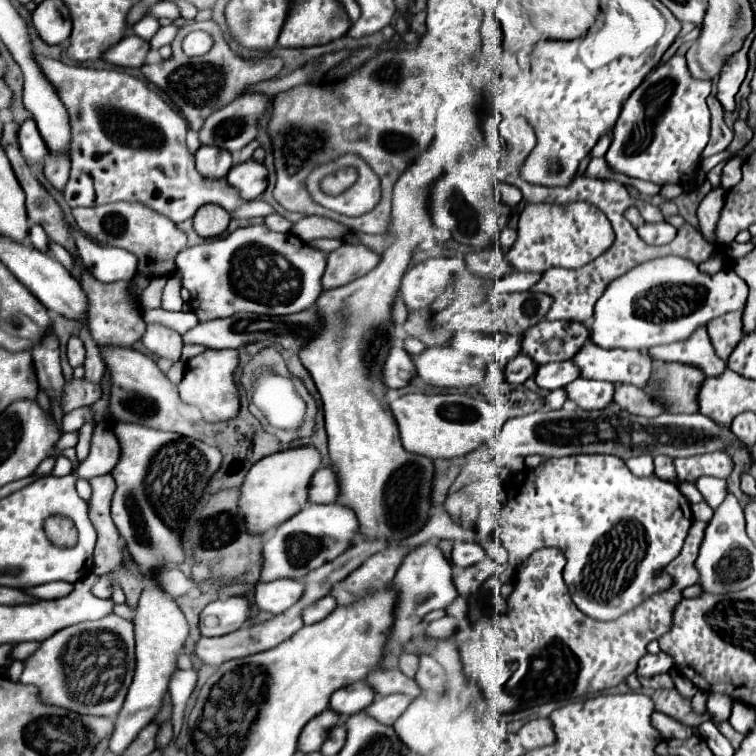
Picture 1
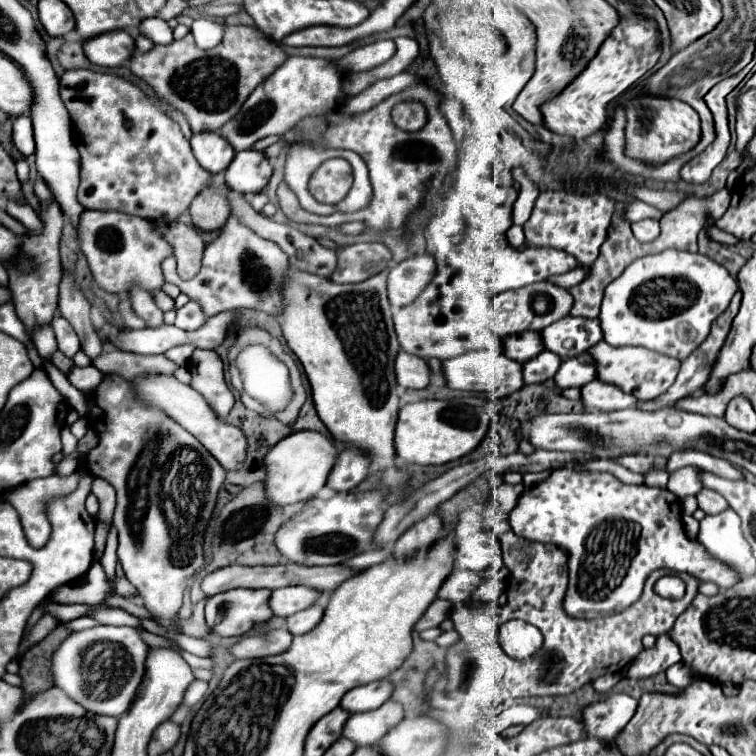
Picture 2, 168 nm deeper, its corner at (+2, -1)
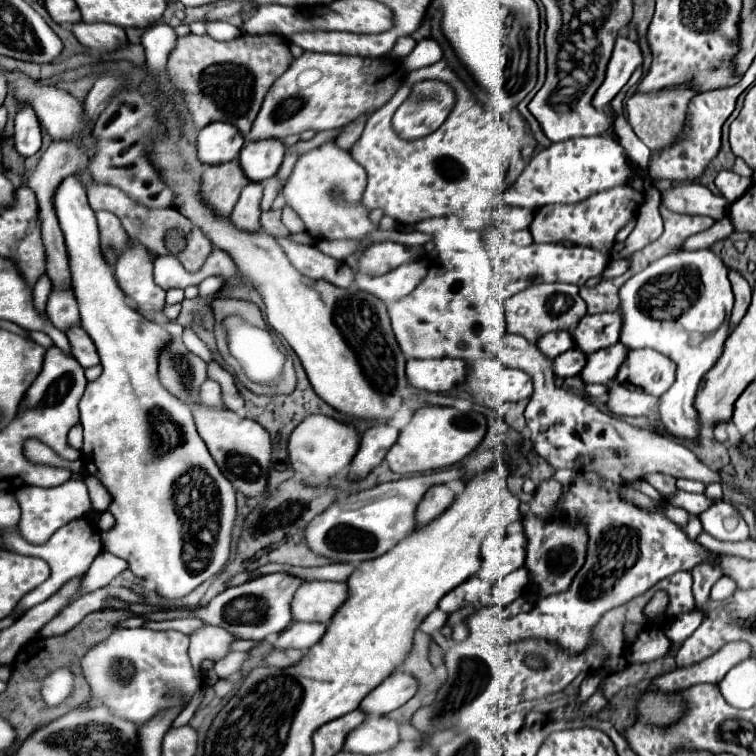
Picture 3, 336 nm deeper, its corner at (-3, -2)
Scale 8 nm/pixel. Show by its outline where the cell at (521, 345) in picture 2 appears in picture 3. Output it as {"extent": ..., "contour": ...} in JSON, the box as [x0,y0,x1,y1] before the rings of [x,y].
{"extent":[535,332,573,358],"contour":[[[549,332],[549,334],[543,334],[535,342],[535,346],[541,348],[541,354],[547,354],[547,358],[555,358],[561,352],[573,348],[573,340],[569,332]]]}

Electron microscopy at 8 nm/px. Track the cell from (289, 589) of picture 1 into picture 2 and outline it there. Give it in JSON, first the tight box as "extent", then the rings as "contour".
{"extent":[270,585,322,617],"contour":[[[296,585],[296,587],[282,587],[272,591],[270,597],[270,605],[274,615],[278,617],[290,617],[302,609],[308,609],[310,605],[314,605],[320,599],[322,593],[318,593],[312,587],[304,587],[304,585]]]}

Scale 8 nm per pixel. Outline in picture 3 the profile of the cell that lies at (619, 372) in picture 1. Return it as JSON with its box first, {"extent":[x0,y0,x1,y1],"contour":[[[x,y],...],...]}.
{"extent":[615,348,675,398],"contour":[[[651,348],[629,350],[629,358],[625,358],[625,364],[621,364],[621,370],[617,372],[615,380],[629,388],[643,388],[643,392],[661,398],[675,382],[675,362]]]}

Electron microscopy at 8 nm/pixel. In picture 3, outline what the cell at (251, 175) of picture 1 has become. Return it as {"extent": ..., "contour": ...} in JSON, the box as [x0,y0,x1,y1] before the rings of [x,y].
{"extent":[239,140,285,182],"contour":[[[257,140],[243,146],[239,164],[251,182],[263,182],[277,174],[285,156],[281,140]]]}

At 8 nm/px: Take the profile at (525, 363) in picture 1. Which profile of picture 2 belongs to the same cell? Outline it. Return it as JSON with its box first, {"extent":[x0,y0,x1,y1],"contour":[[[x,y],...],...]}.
{"extent":[524,351,562,383],"contour":[[[544,351],[536,355],[532,361],[524,363],[524,381],[526,383],[544,383],[546,379],[552,379],[562,363],[562,357],[558,357],[552,351]]]}

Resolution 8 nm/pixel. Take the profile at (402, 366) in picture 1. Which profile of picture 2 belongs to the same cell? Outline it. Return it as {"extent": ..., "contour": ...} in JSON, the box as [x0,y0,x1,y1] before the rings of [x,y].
{"extent":[396,351,430,389],"contour":[[[400,351],[396,357],[396,379],[402,387],[424,389],[430,383],[428,363],[420,357],[412,357],[410,353]]]}

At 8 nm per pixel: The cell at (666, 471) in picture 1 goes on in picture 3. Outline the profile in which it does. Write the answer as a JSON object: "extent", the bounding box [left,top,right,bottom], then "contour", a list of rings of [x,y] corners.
{"extent":[619,250,733,446],"contour":[[[683,250],[675,254],[667,254],[657,262],[651,262],[643,272],[629,278],[619,290],[619,314],[621,314],[621,336],[619,342],[627,348],[653,348],[665,356],[669,356],[677,364],[677,380],[665,392],[659,404],[661,420],[665,428],[683,440],[687,446],[699,446],[699,430],[701,422],[697,418],[697,410],[693,406],[695,390],[703,374],[715,364],[715,360],[723,352],[723,344],[729,332],[729,314],[733,308],[733,292],[731,282],[727,278],[727,266],[723,260],[711,250]]]}

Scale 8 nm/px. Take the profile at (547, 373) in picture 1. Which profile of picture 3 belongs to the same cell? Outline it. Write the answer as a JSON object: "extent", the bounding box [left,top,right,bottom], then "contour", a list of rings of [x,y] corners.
{"extent":[581,342,627,384],"contour":[[[617,342],[615,346],[609,346],[609,348],[603,348],[603,350],[597,350],[593,354],[587,356],[587,362],[585,362],[585,370],[581,370],[581,380],[585,384],[607,384],[615,378],[621,362],[625,360],[627,356],[627,348]]]}

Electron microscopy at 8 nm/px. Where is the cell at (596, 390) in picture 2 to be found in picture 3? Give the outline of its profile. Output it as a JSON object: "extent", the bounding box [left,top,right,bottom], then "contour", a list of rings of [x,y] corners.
{"extent":[607,380,657,416],"contour":[[[615,380],[609,384],[607,408],[617,416],[647,416],[655,406],[657,406],[657,398],[645,392],[625,388]]]}

